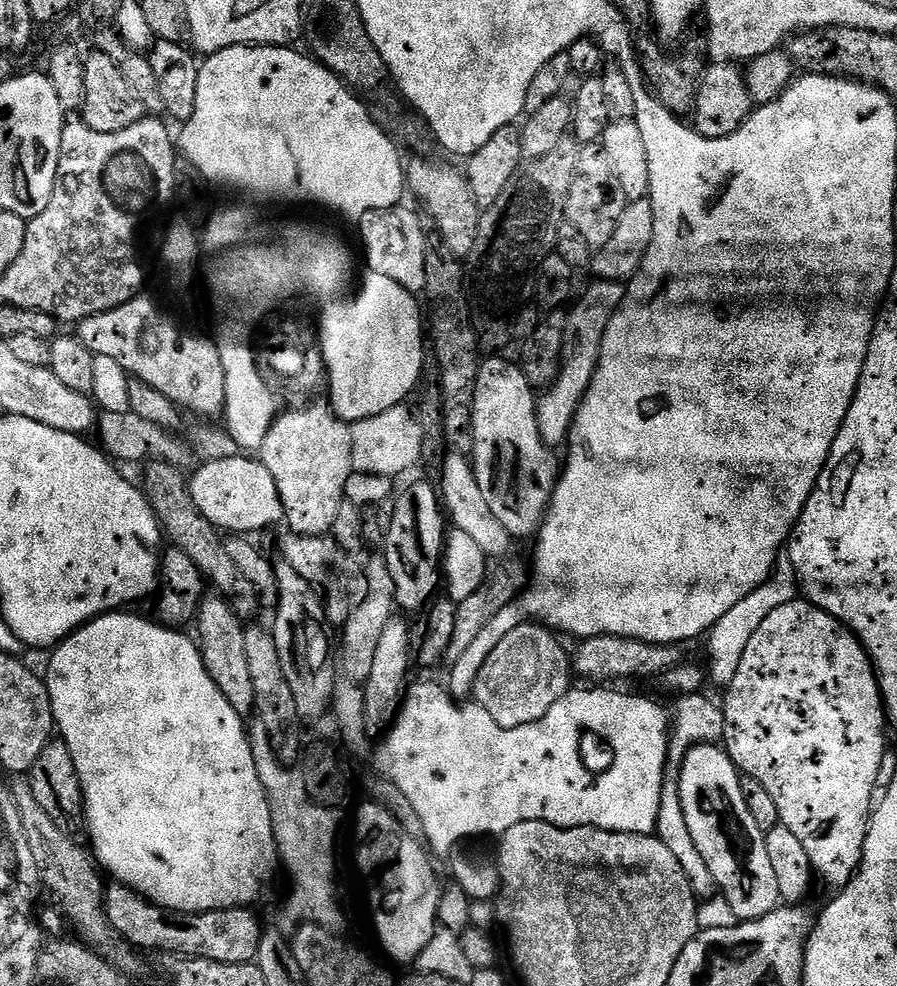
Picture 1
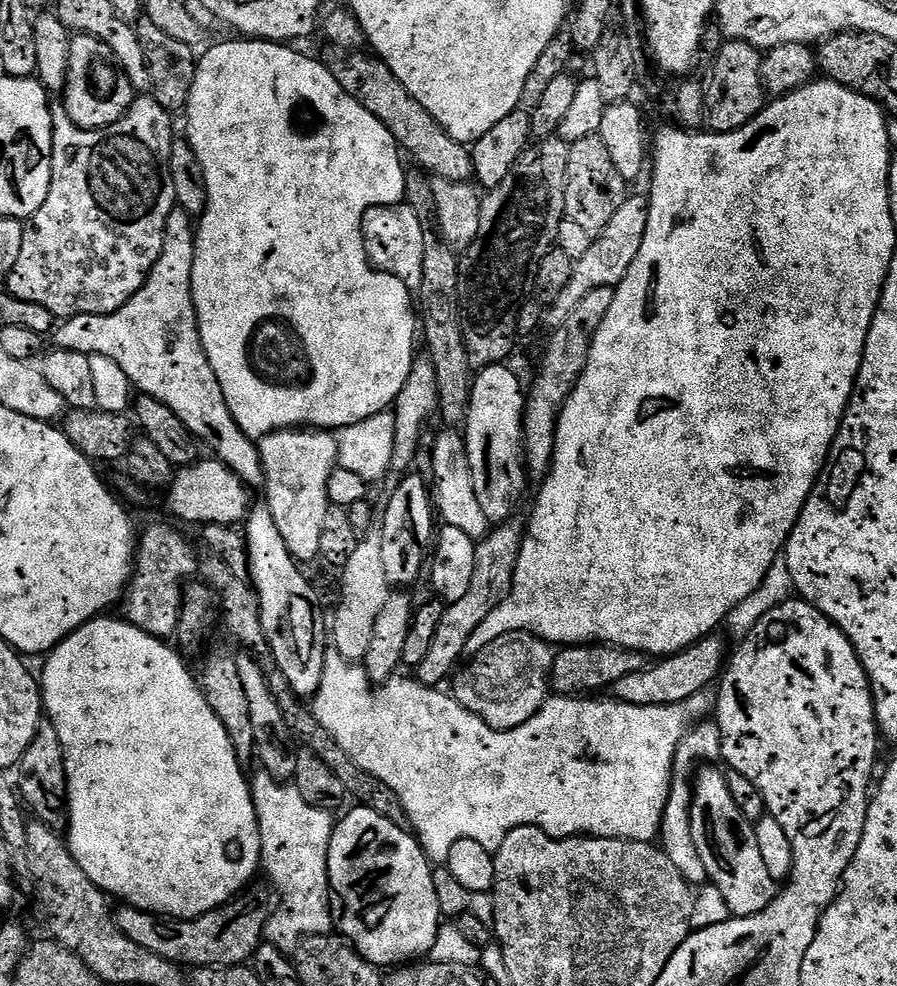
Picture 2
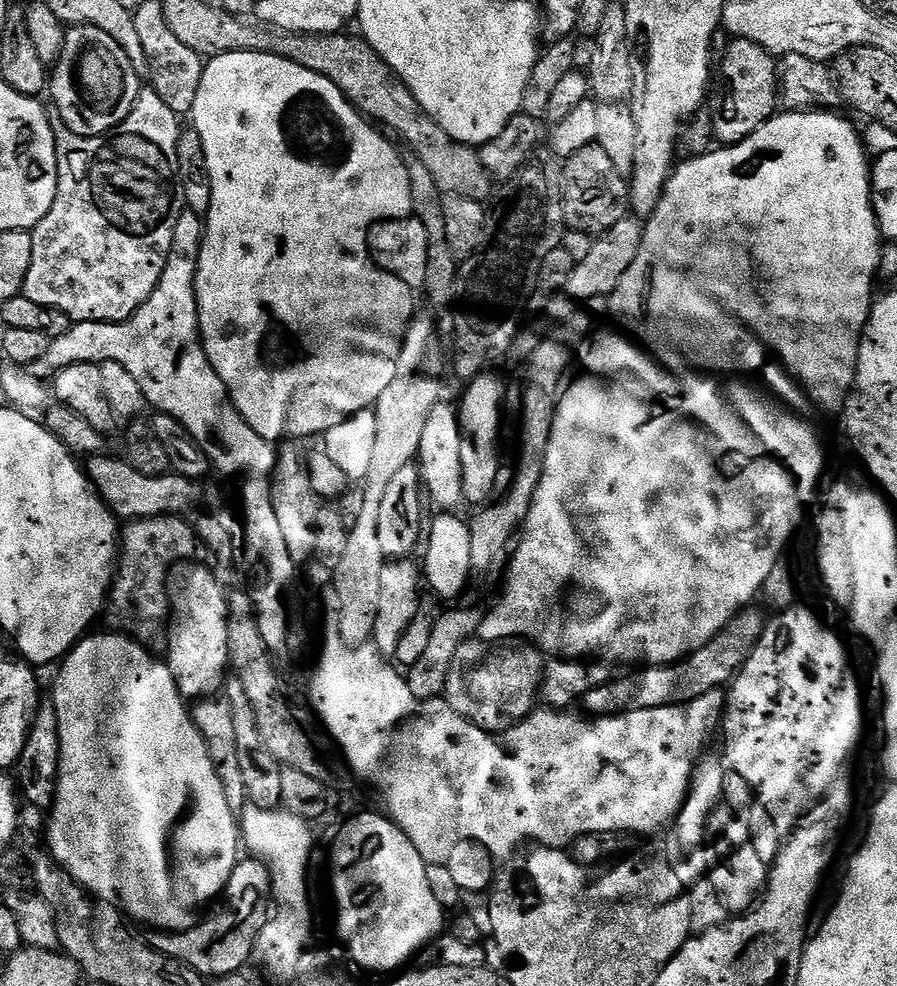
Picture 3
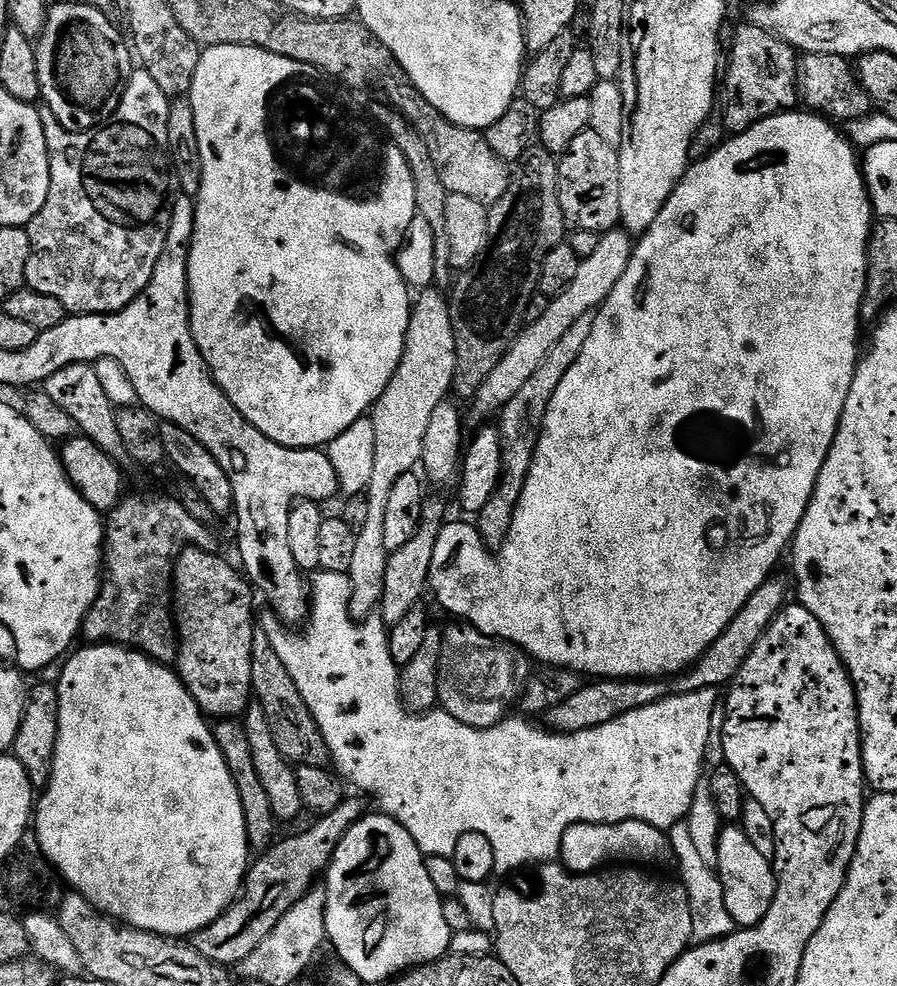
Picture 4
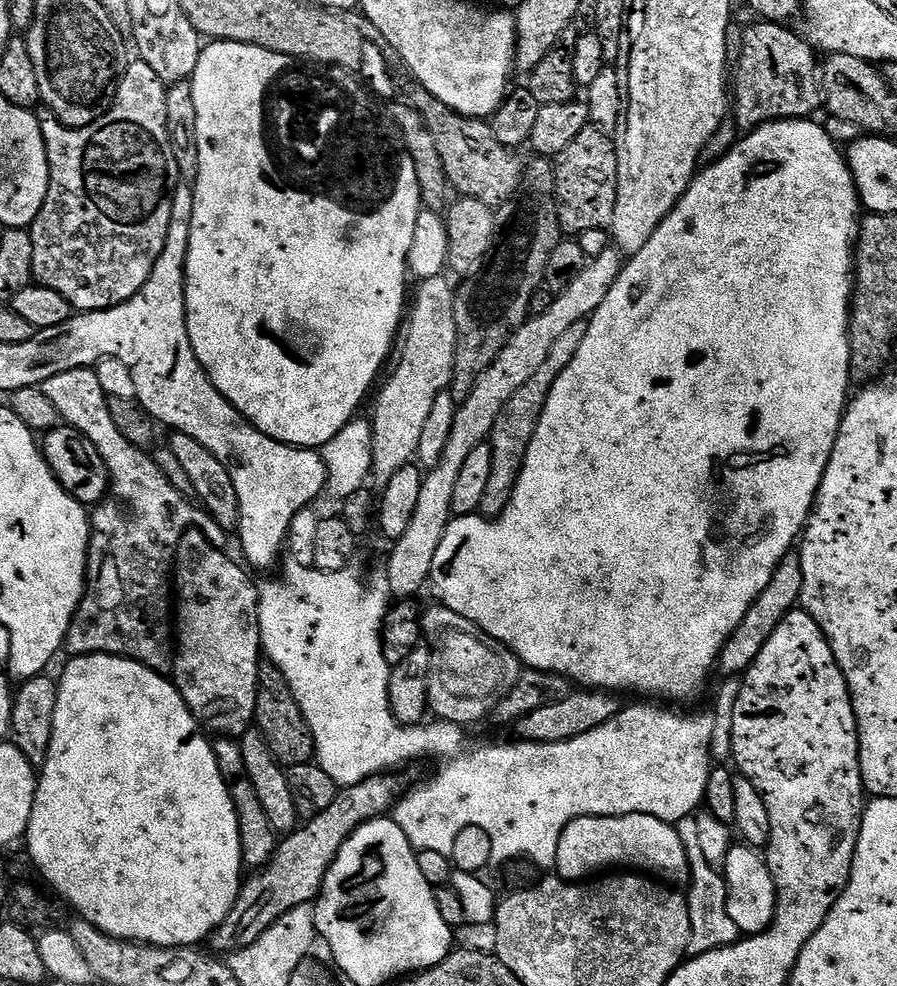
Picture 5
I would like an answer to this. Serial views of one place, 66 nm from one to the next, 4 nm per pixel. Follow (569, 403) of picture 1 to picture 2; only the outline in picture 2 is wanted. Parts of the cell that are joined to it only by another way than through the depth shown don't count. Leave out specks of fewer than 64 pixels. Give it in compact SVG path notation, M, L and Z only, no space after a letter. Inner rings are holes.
M615 288L590 290L578 306L574 306L563 317L560 329L552 336L548 349L544 352L544 361L540 364L540 377L527 389L524 402L524 458L528 466L528 475L532 478L547 476L552 467L552 456L556 445L556 431L564 403L570 398L574 386L586 370L590 358L590 346L602 318L610 311L614 302Z

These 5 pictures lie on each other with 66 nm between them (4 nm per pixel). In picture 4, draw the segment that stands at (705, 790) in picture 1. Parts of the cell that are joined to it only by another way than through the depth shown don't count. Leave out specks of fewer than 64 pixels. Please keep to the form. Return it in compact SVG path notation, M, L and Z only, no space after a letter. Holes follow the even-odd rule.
M724 826L718 838L718 875L726 898L726 910L730 910L733 925L740 928L752 928L770 910L776 893L776 874L774 864L769 857L758 854L758 849L746 838L743 828Z

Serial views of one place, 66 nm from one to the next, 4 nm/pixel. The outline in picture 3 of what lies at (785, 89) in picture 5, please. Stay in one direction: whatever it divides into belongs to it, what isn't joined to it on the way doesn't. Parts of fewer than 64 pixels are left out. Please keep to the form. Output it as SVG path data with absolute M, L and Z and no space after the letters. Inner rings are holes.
M736 38L723 49L724 61L720 64L720 101L714 104L713 130L715 139L721 145L727 146L736 143L737 140L744 140L758 126L762 126L777 111L778 104L778 60L773 53L764 48L754 40Z

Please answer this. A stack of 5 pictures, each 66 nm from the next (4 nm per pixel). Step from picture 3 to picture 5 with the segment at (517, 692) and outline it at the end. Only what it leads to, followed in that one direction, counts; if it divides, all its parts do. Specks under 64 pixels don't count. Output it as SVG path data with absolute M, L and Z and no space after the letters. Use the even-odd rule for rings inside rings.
M433 604L433 608L423 609L420 618L423 639L432 653L432 669L428 675L431 715L445 724L476 724L491 717L498 701L518 682L522 671L520 659L512 652L501 650L483 628L474 626L473 620L454 614L444 604Z

